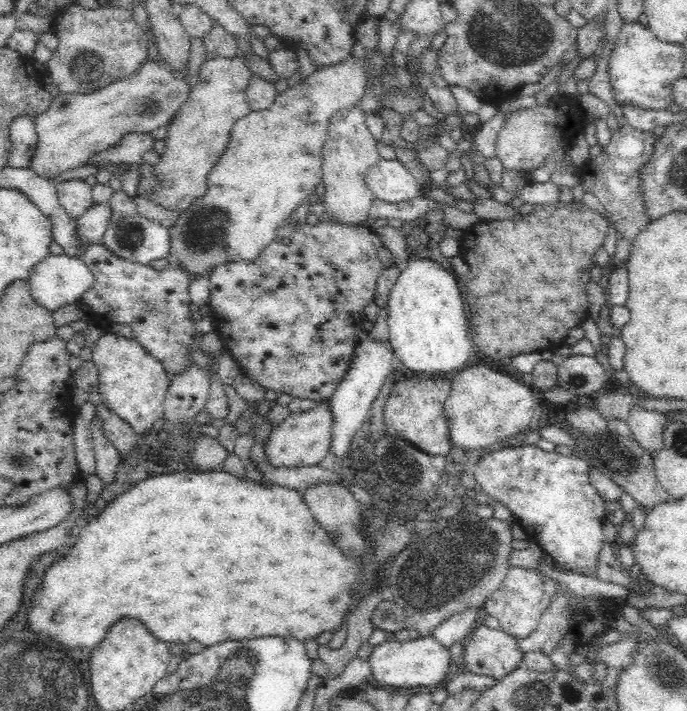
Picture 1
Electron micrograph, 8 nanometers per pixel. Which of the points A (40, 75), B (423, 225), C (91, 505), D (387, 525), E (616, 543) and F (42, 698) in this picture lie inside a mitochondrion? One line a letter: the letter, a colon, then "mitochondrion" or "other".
A: other
B: other
C: other
D: mitochondrion
E: other
F: mitochondrion

